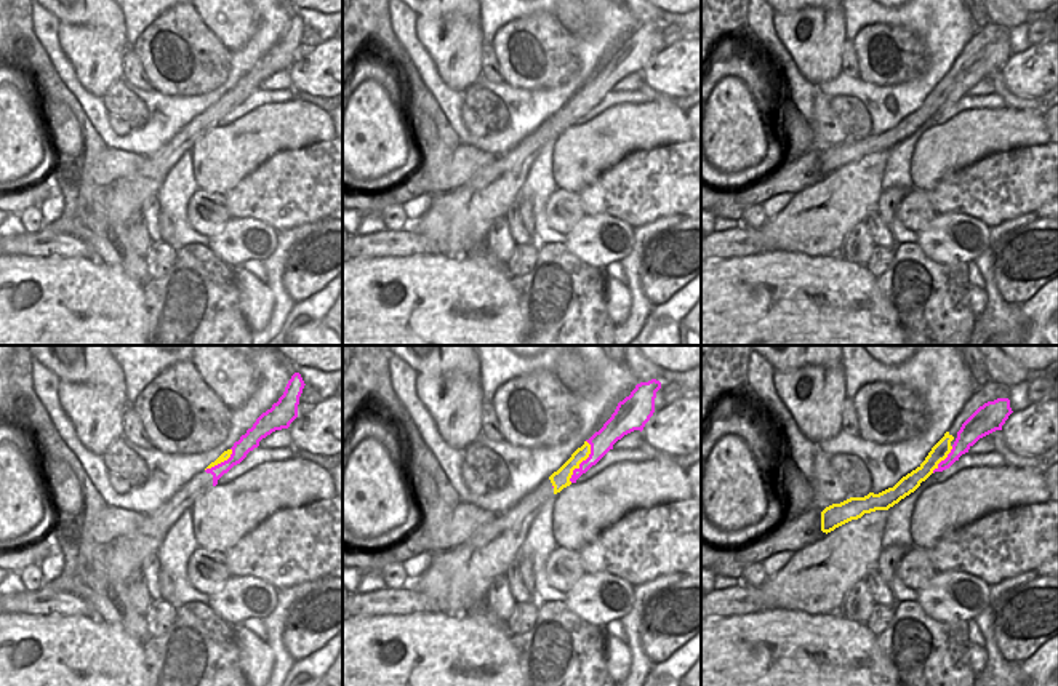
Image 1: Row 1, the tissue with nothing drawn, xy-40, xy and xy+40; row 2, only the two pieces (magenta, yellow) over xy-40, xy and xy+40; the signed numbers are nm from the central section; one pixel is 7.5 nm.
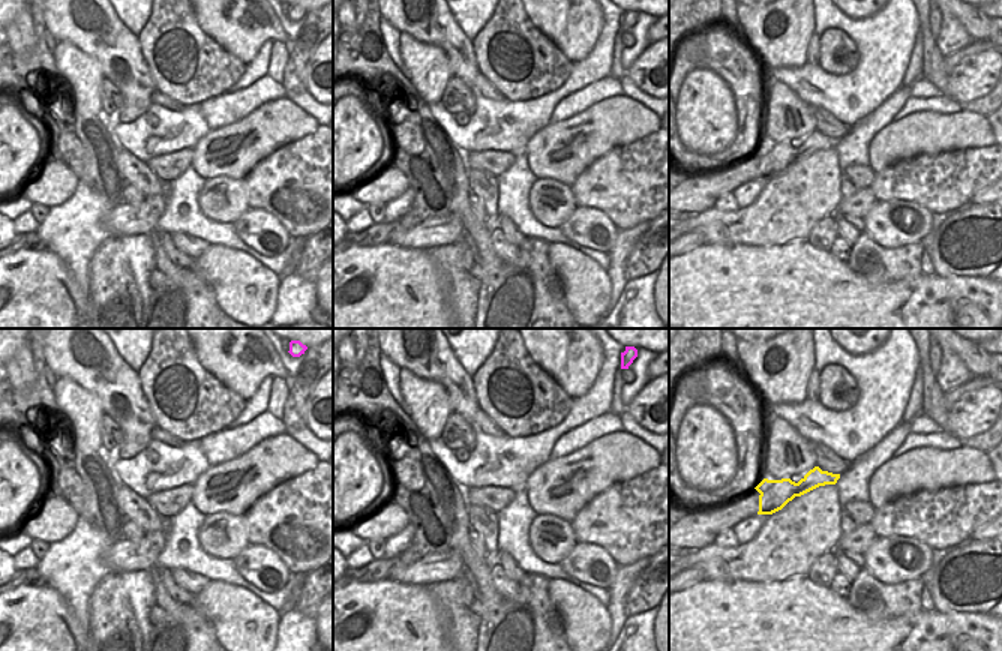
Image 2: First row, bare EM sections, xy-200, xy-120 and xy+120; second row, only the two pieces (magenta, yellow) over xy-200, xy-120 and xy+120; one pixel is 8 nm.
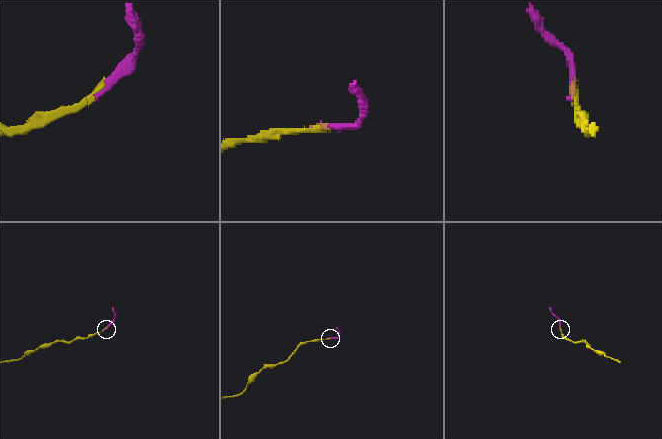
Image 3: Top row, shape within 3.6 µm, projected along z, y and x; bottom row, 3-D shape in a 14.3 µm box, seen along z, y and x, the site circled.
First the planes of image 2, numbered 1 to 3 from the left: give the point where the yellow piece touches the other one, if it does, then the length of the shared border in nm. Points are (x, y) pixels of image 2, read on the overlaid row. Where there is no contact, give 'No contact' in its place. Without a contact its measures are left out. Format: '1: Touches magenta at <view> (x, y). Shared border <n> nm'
1: No contact
2: No contact
3: No contact

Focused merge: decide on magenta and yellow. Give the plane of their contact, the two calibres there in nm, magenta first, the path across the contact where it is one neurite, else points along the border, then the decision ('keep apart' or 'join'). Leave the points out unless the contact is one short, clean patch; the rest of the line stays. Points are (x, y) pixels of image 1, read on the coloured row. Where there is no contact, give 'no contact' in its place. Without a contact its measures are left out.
meets magenta in xy; 170 nm thick on the magenta side, 140 nm on the other; keep apart

